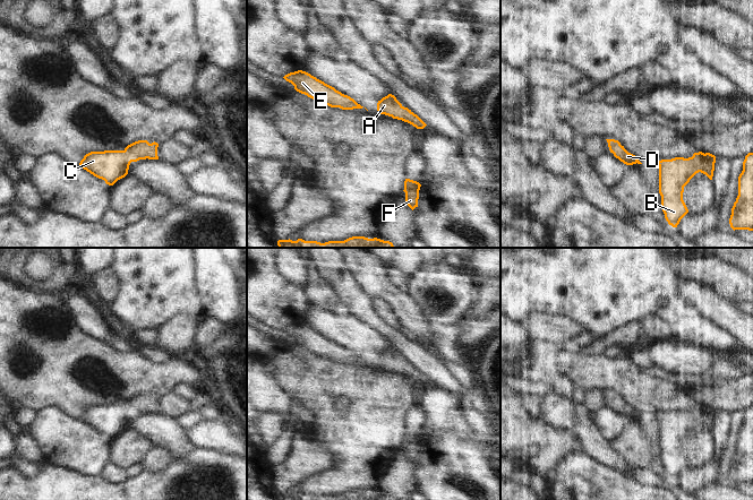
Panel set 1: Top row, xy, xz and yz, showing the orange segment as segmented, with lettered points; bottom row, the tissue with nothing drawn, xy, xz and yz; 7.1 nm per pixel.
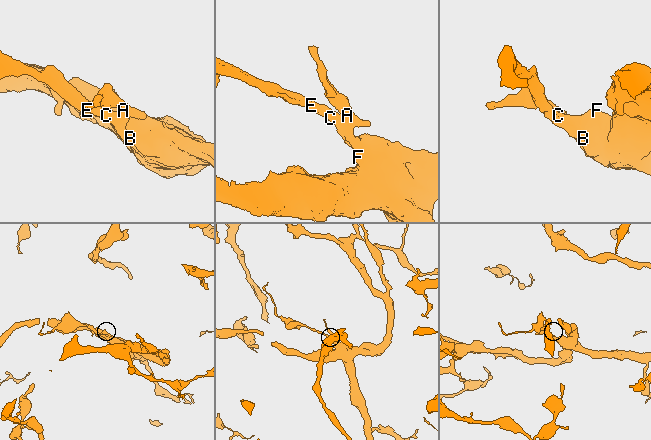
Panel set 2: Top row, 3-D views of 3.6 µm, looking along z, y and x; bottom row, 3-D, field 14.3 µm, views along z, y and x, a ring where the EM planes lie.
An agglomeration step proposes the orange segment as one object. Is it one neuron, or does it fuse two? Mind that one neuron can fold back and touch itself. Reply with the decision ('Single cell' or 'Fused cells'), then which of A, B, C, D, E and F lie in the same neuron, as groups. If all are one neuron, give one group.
Single cell. Groups: A B C D E F

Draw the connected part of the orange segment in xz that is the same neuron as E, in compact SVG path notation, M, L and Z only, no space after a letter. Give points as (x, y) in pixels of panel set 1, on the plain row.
M298 324L290 326L283 331L291 336L297 345L307 348L317 356L323 356L331 361L340 361L342 363L363 361L350 350L342 347L306 325Z

